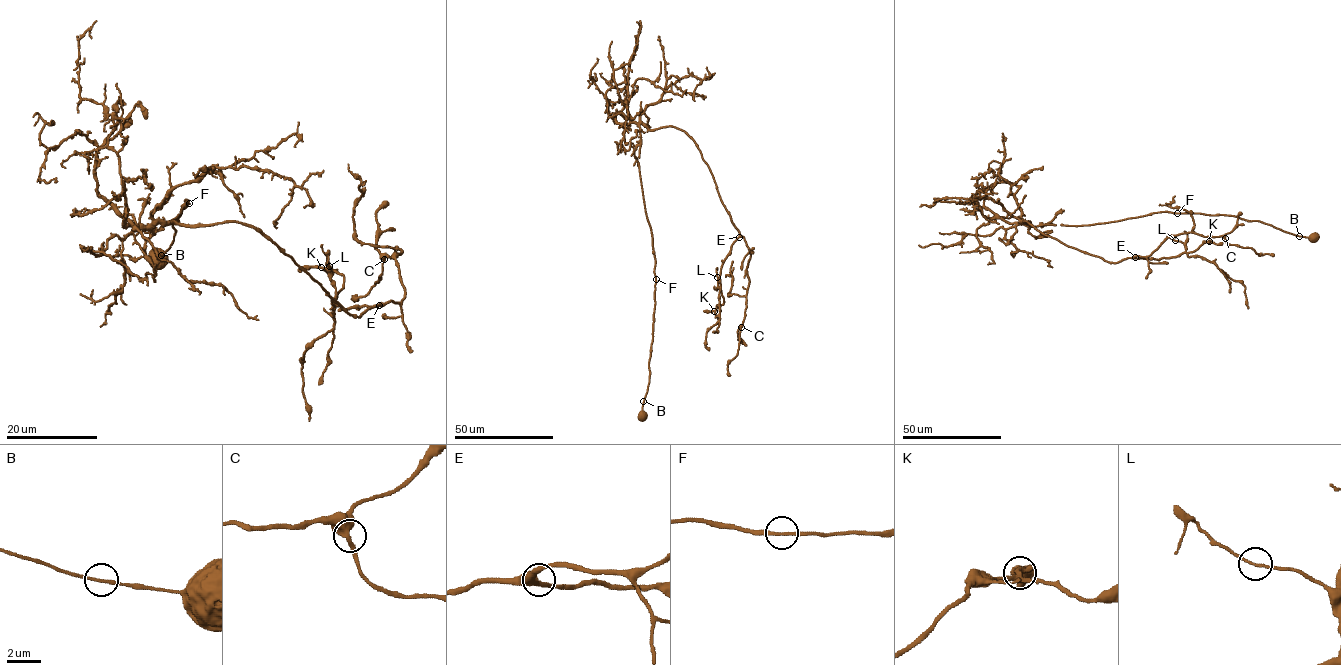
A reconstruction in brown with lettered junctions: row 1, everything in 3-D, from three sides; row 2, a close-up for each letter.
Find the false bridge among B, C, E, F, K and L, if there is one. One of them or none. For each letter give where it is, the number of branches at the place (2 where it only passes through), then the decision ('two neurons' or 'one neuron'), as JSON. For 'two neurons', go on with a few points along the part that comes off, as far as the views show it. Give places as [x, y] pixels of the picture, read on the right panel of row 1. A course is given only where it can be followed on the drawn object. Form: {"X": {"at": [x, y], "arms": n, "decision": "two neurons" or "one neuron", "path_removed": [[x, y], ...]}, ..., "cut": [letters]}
{"B": {"at": [1299, 236], "arms": 2, "decision": "one neuron"}, "C": {"at": [1225, 238], "arms": 2, "decision": "one neuron"}, "E": {"at": [1135, 257], "arms": 2, "decision": "one neuron"}, "F": {"at": [1177, 213], "arms": 2, "decision": "one neuron"}, "K": {"at": [1209, 241], "arms": 3, "decision": "one neuron"}, "L": {"at": [1175, 240], "arms": 2, "decision": "one neuron"}, "cut": []}

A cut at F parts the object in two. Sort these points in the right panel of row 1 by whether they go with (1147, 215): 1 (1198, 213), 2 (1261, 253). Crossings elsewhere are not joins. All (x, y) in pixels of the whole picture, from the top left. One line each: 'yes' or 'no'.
1: no
2: yes

